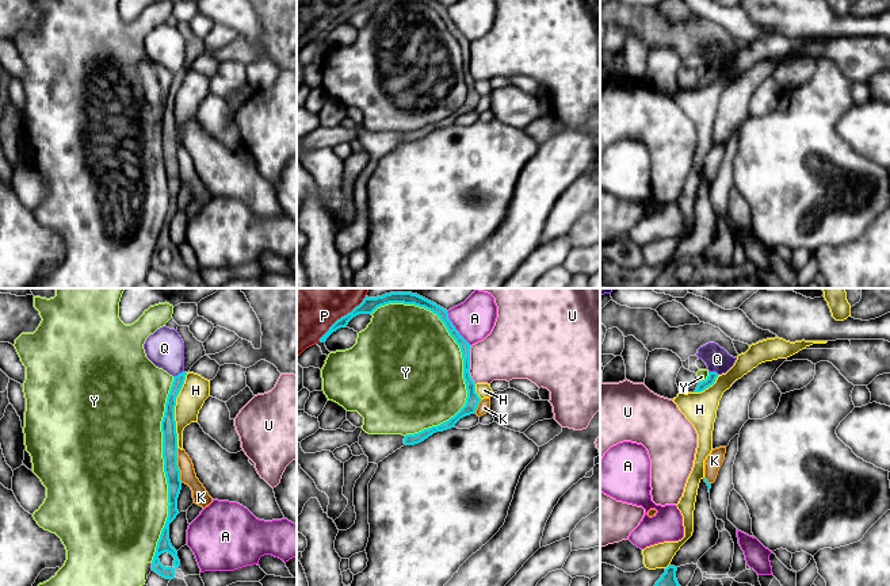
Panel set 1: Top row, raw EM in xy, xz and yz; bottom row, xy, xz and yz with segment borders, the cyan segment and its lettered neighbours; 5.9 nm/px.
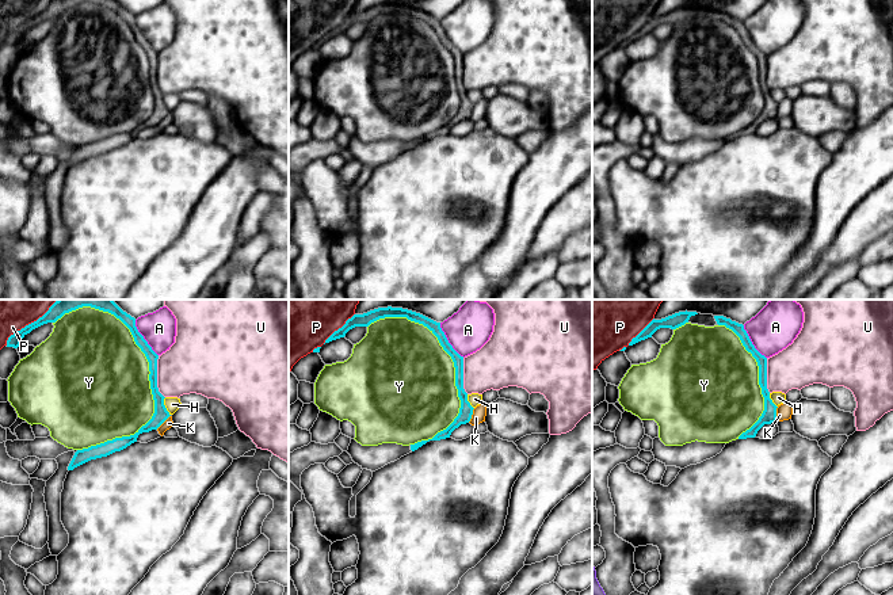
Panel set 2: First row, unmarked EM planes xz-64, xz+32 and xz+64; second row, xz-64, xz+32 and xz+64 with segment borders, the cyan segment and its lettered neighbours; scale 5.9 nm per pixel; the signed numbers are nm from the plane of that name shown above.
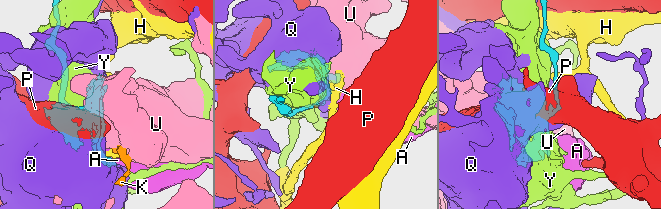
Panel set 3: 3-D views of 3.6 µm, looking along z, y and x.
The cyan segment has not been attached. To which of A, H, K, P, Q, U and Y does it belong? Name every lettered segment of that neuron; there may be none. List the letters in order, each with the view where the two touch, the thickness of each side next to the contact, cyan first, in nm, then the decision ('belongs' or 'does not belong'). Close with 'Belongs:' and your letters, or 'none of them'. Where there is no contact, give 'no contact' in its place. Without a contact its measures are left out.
A: xz | 70/220 nm | does not belong
H: xy | 100/160 nm | does not belong
K: xy | 100/100 nm | belongs
P: xz | 60/280 nm | does not belong
Q: xy | 70/220 nm | does not belong
U: xz | 80/320 nm | does not belong
Y: xy | 100/500 nm | does not belong
Belongs: K

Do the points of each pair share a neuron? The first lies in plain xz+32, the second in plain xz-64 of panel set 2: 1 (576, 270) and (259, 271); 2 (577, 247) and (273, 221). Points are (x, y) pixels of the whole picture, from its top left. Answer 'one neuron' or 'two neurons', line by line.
1: one neuron
2: one neuron

